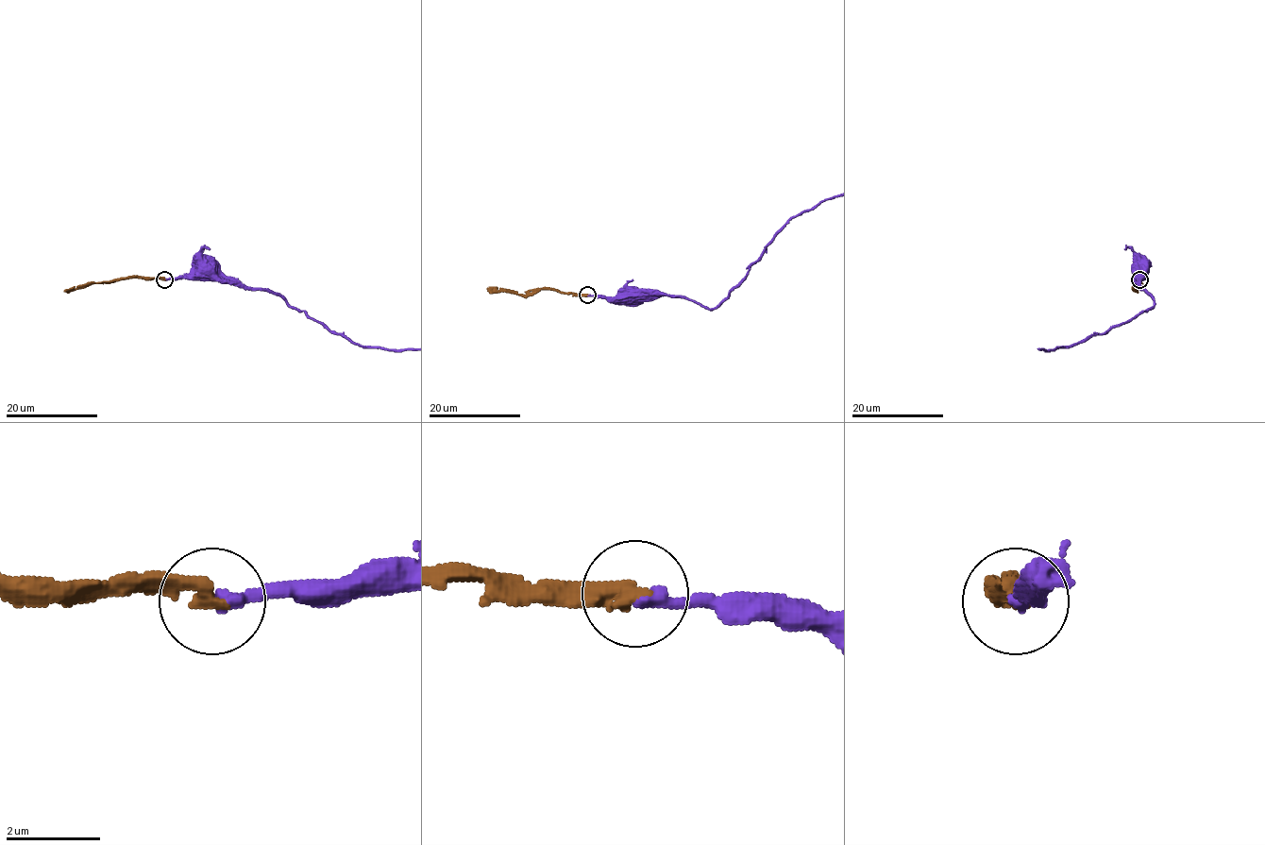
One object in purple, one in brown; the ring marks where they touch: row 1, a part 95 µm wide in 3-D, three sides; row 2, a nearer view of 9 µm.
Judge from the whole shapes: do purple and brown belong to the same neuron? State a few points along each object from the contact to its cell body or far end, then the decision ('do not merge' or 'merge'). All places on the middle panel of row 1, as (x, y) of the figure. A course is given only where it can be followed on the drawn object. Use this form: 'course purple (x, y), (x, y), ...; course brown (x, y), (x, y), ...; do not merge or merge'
course purple (587, 295), (629, 298); course brown (587, 295), (547, 289), (518, 295), (486, 288); do not merge

